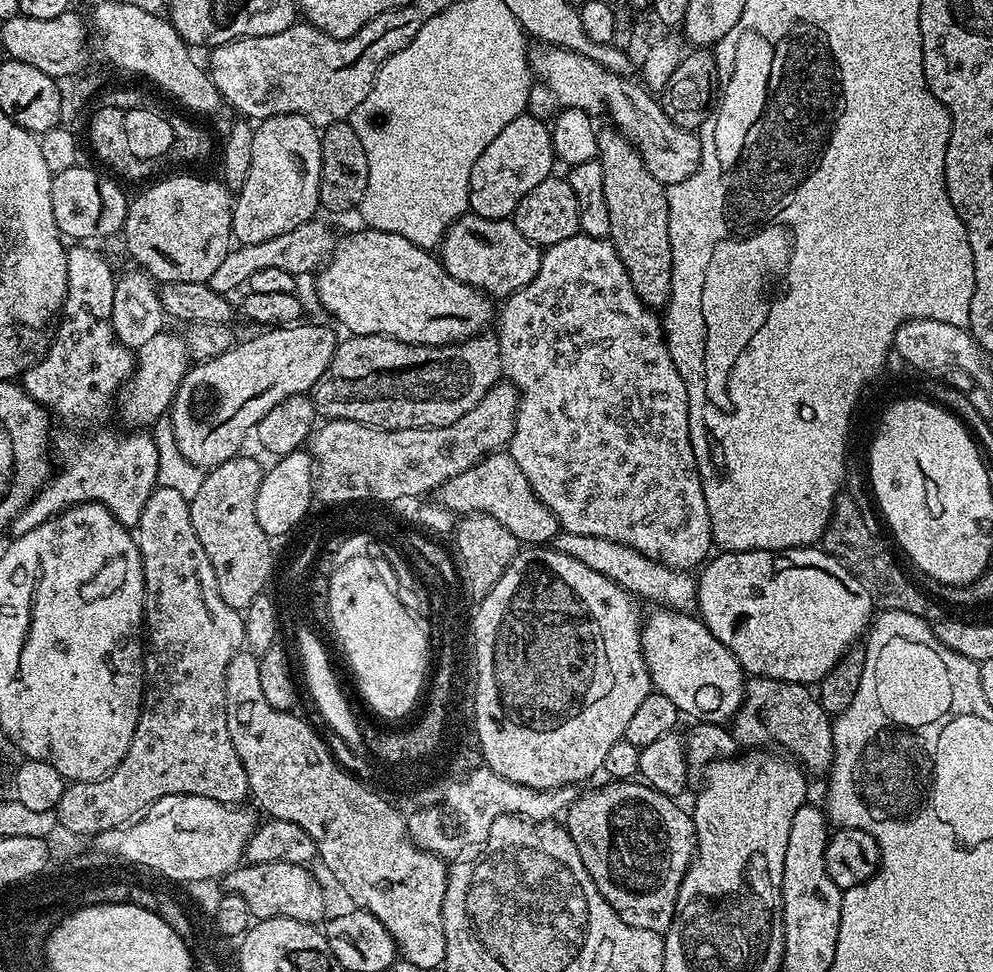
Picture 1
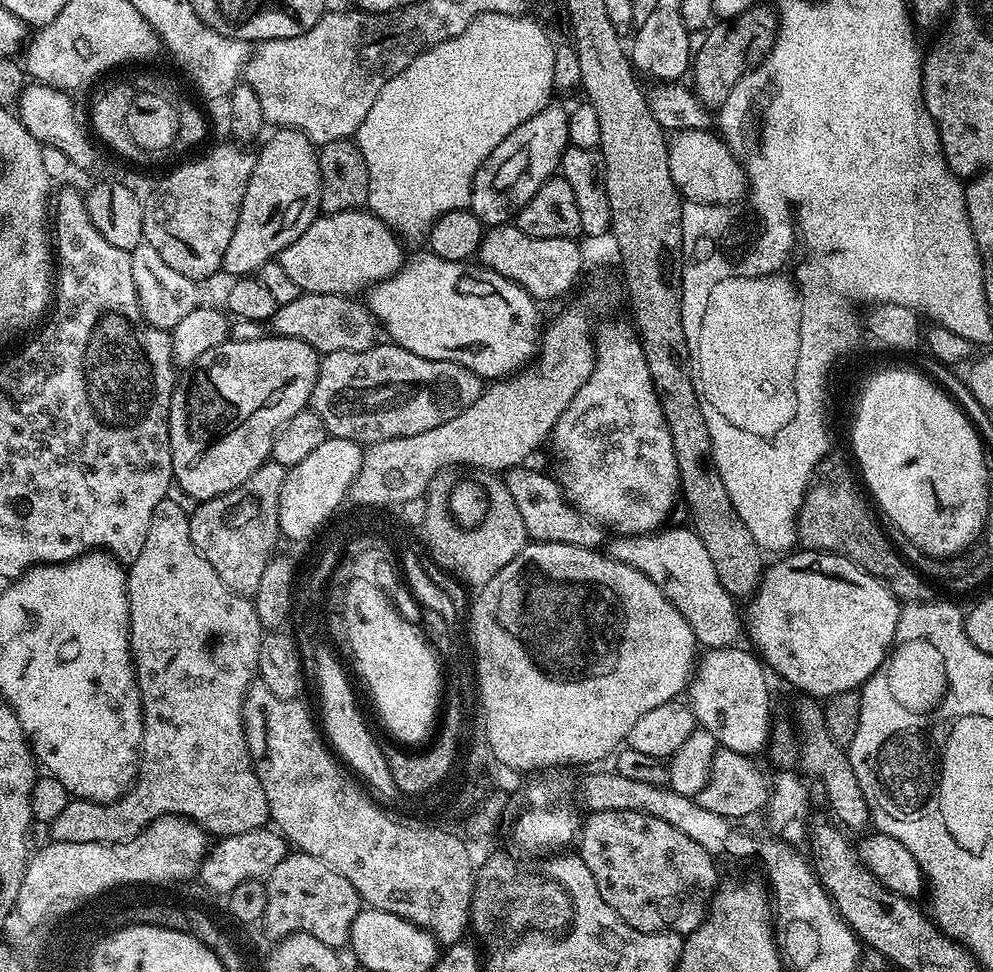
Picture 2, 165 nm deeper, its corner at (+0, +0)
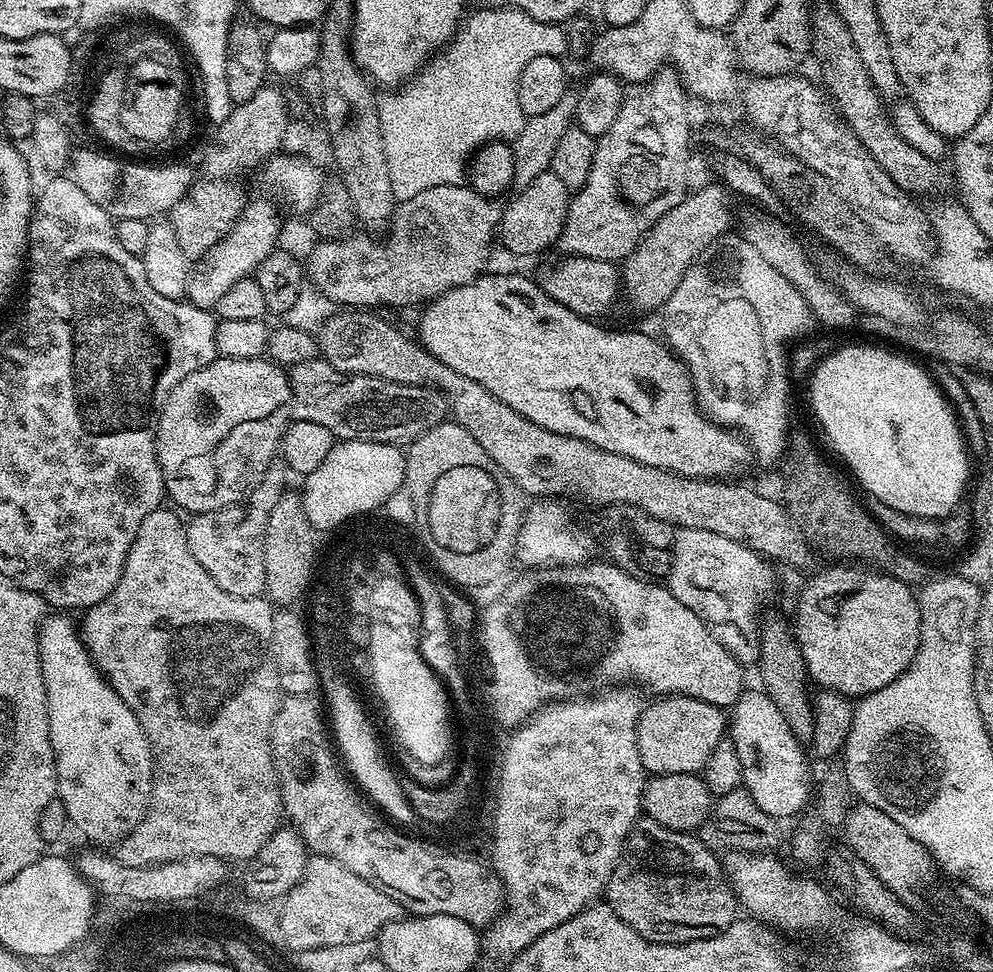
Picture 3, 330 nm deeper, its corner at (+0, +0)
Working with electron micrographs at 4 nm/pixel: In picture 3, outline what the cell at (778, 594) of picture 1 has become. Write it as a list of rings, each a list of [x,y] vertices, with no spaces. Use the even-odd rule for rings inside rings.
[[[860,566],[852,567],[856,568],[828,568],[825,570],[825,572],[818,573],[817,576],[814,577],[813,580],[810,581],[804,589],[801,590],[800,597],[798,597],[796,600],[796,624],[794,620],[794,635],[796,637],[796,641],[798,642],[798,646],[802,650],[802,658],[806,662],[806,666],[808,667],[808,675],[813,685],[820,684],[816,686],[819,686],[821,689],[830,692],[837,692],[838,694],[842,694],[843,696],[849,698],[859,698],[862,696],[869,696],[870,694],[874,694],[874,690],[882,690],[882,686],[890,686],[890,682],[894,682],[894,678],[898,678],[898,674],[902,674],[910,666],[910,662],[912,661],[912,659],[914,658],[914,654],[918,650],[918,642],[920,641],[920,602],[917,593],[913,591],[913,589],[909,587],[909,585],[898,582],[897,580],[892,579],[892,577],[885,576],[876,570],[865,570]]]

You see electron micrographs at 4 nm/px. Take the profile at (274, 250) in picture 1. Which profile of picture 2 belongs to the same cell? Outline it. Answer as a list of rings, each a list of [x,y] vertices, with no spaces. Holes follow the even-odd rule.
[[[352,209],[317,217],[295,242],[280,252],[278,259],[301,291],[349,297],[396,275],[406,258],[401,245],[394,230],[371,211]]]

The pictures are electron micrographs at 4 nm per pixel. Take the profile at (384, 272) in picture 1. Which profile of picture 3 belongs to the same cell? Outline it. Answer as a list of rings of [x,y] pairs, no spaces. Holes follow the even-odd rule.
[[[500,272],[497,276],[483,274],[468,285],[458,286],[449,292],[433,299],[424,309],[424,317],[420,320],[419,343],[423,344],[438,362],[446,362],[450,370],[458,370],[458,374],[466,374],[466,378],[474,378],[478,386],[486,386],[494,398],[506,402],[510,410],[522,414],[522,418],[530,418],[534,426],[542,426],[542,430],[554,430],[554,434],[566,434],[570,438],[582,438],[582,442],[590,442],[602,450],[610,450],[610,454],[622,454],[622,458],[630,458],[640,462],[642,466],[652,466],[658,470],[673,472],[679,476],[690,476],[697,480],[715,480],[717,478],[736,478],[740,471],[750,461],[750,449],[743,439],[733,429],[725,428],[708,419],[700,411],[696,403],[696,392],[692,389],[692,379],[684,361],[668,347],[667,343],[655,340],[644,332],[611,332],[603,328],[603,323],[592,318],[585,318],[566,310],[554,298],[544,293],[543,287],[524,276],[511,276],[508,272]]]

